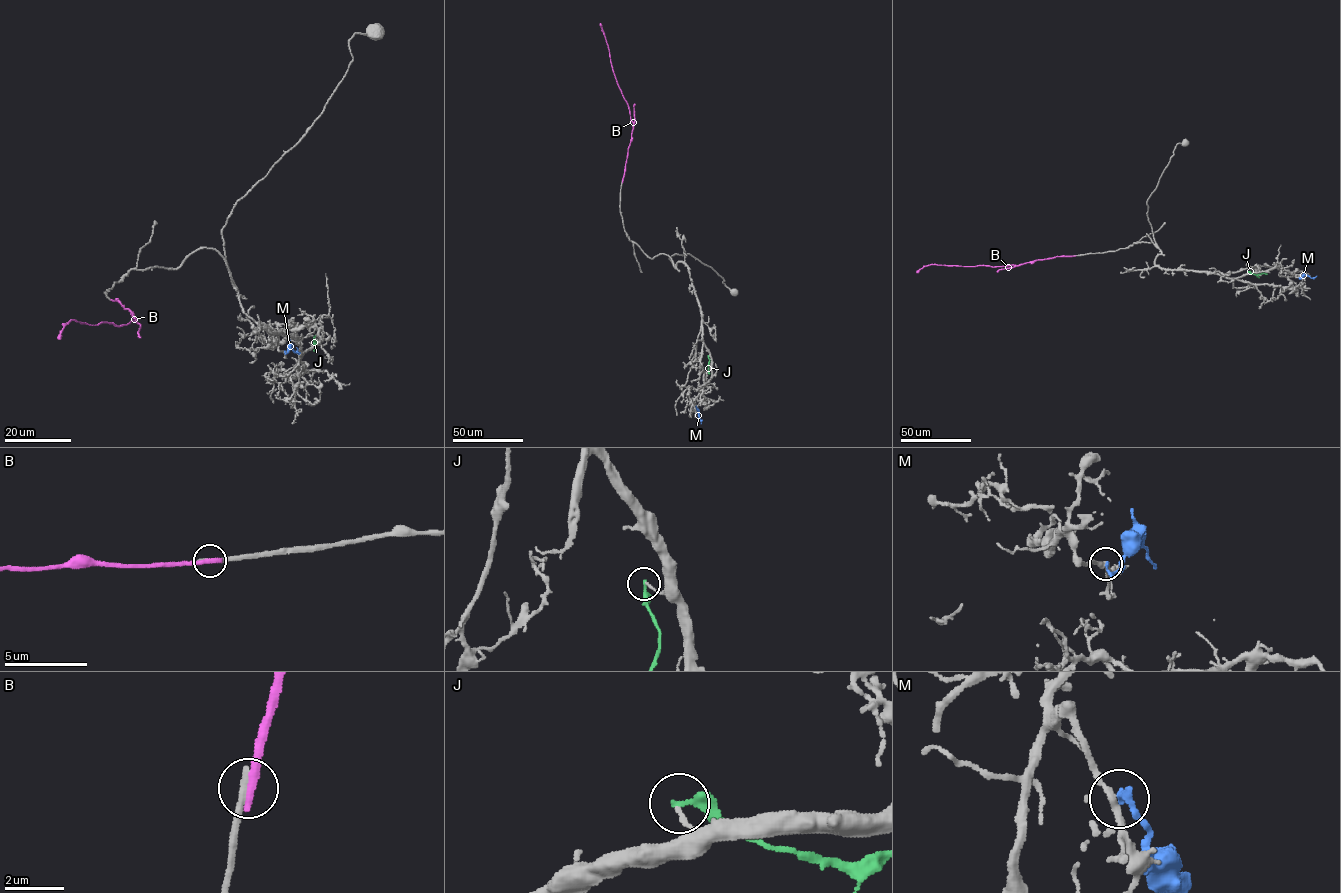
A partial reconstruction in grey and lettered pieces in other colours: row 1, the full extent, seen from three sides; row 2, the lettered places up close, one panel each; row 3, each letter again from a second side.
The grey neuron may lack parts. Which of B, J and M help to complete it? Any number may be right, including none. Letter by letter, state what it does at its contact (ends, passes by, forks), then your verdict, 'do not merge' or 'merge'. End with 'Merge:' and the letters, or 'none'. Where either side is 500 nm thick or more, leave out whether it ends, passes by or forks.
B: it ends there; do not merge
J: it ends there; do not merge
M: it ends there; do not merge
Merge: none

